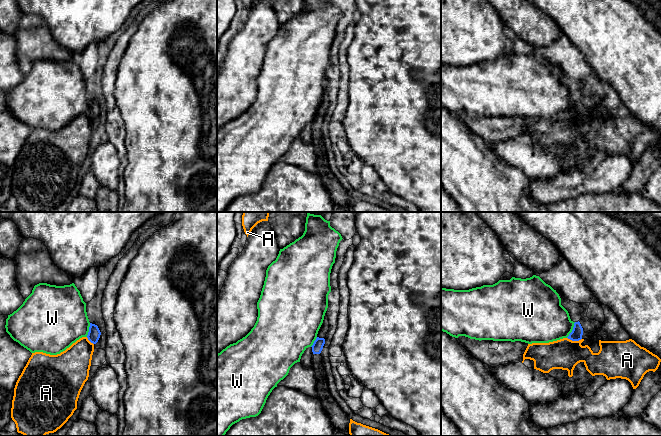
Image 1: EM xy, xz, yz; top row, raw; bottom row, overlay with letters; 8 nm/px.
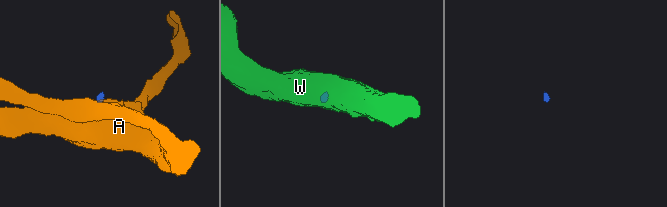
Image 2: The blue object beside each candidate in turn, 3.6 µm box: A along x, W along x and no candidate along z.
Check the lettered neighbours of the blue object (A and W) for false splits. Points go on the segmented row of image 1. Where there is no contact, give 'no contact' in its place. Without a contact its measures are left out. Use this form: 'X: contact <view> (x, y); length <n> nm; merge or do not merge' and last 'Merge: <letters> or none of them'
A: contact yz (574, 340); length 120 nm; do not merge
W: contact yz (572, 330); length 150 nm; do not merge
Merge: none of them

